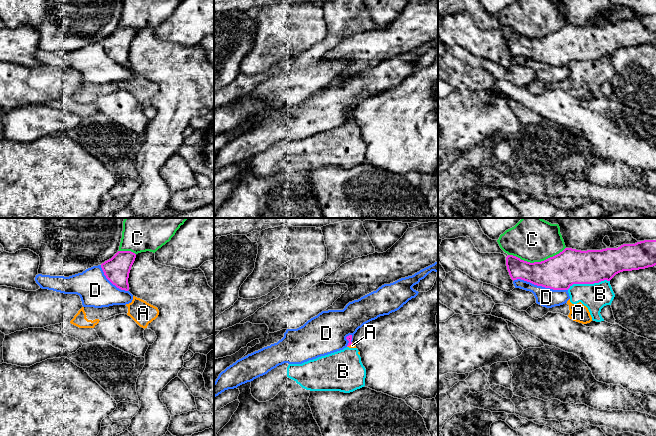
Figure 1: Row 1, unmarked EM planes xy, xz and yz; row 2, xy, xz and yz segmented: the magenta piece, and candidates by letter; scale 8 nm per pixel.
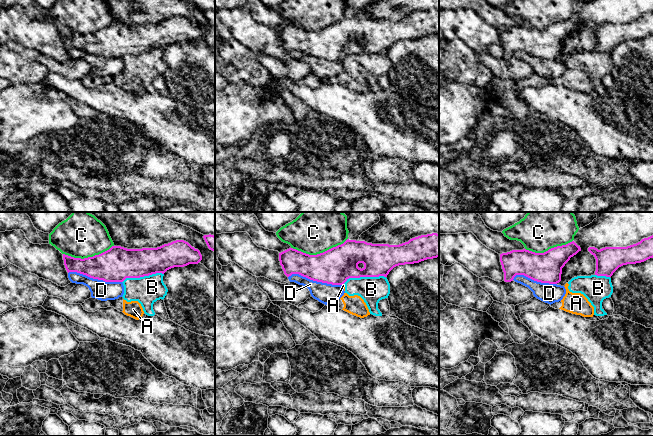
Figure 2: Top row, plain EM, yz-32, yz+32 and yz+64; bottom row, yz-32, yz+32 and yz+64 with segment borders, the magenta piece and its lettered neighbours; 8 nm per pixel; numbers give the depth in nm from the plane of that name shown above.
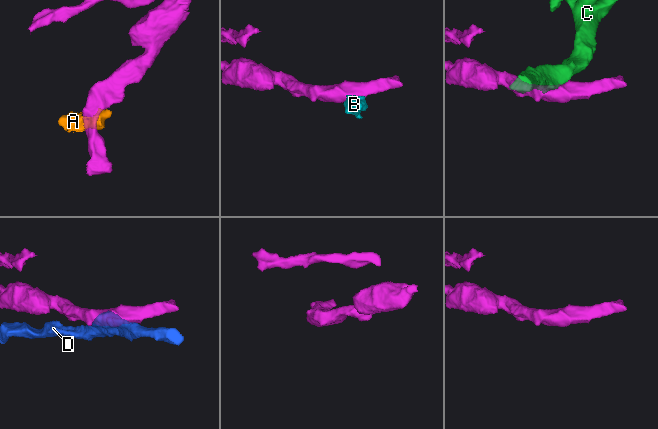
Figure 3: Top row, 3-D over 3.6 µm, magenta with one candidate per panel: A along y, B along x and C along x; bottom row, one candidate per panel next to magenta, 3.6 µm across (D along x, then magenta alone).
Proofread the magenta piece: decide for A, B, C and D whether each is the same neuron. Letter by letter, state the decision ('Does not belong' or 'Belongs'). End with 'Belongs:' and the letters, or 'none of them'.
A: Does not belong
B: Does not belong
C: Does not belong
D: Does not belong
Belongs: none of them

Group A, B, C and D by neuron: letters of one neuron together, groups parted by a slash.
A B / C / D

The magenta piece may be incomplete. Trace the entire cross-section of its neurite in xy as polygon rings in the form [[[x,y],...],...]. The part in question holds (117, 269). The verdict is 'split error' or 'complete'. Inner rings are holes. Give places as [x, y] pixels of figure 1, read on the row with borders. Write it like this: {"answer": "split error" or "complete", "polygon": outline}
{"answer": "complete", "polygon": [[[118,251],[111,259],[101,264],[106,278],[117,288],[128,291],[128,278],[136,254],[131,251]]]}

